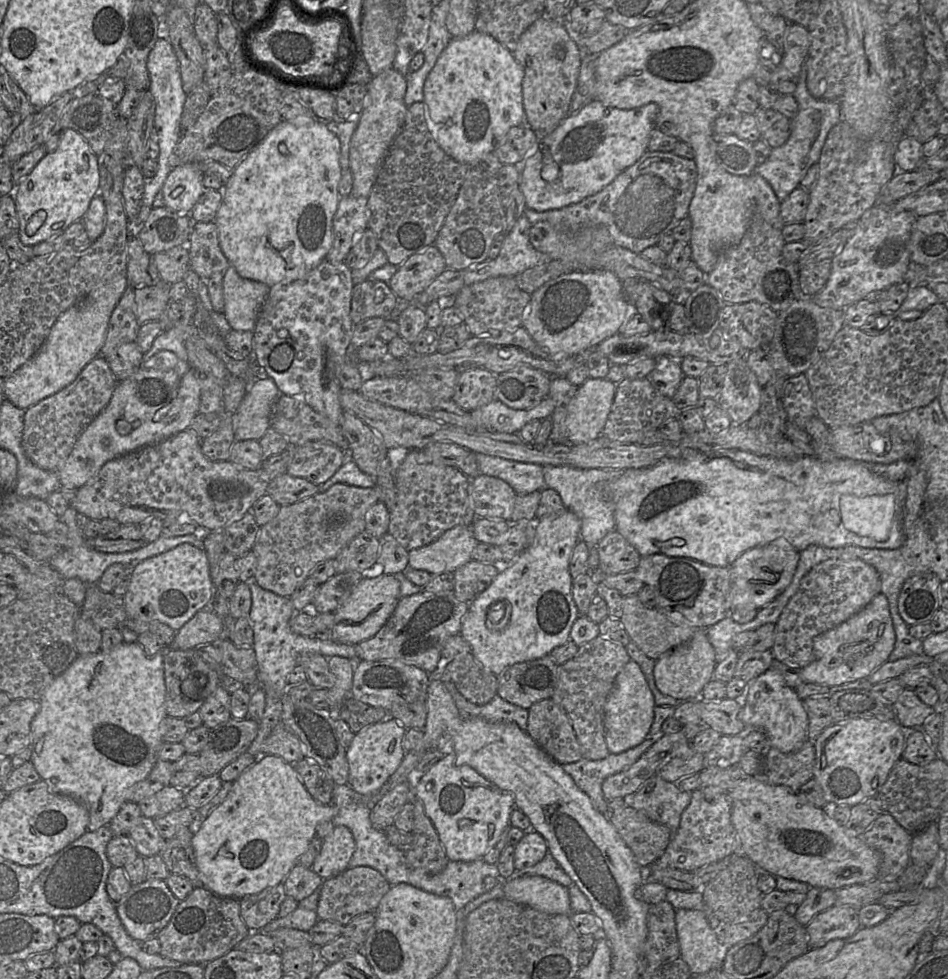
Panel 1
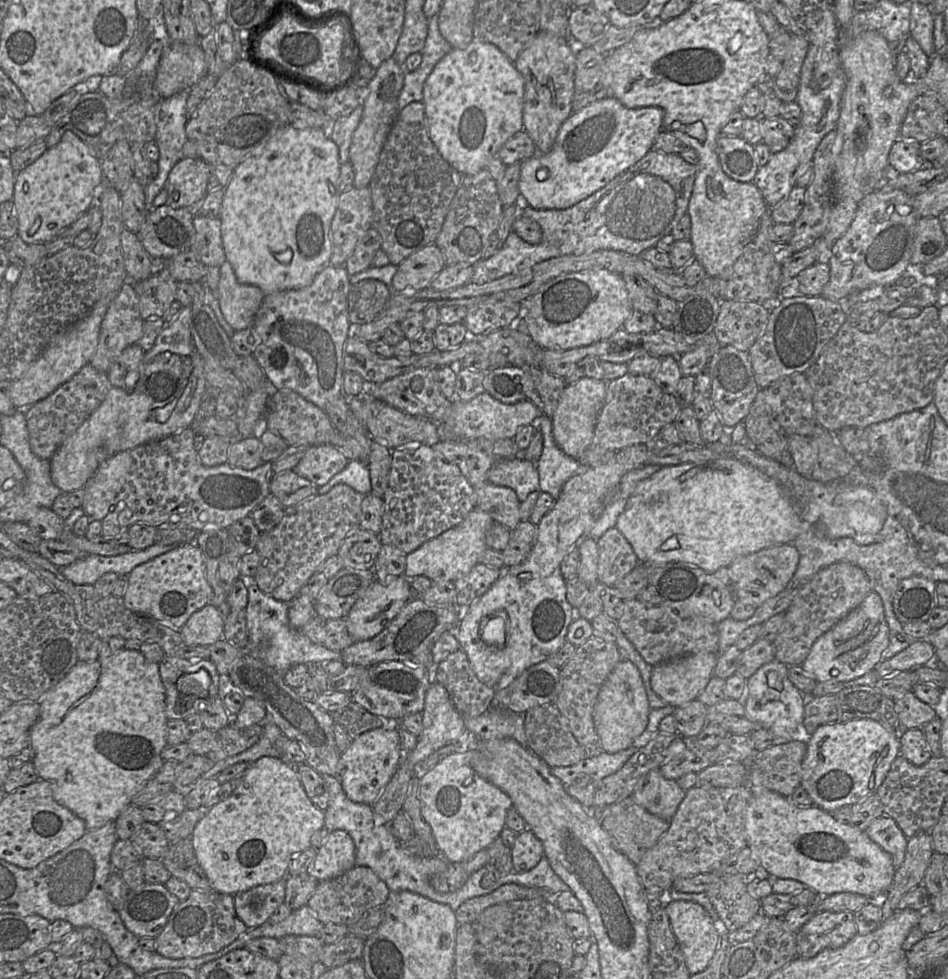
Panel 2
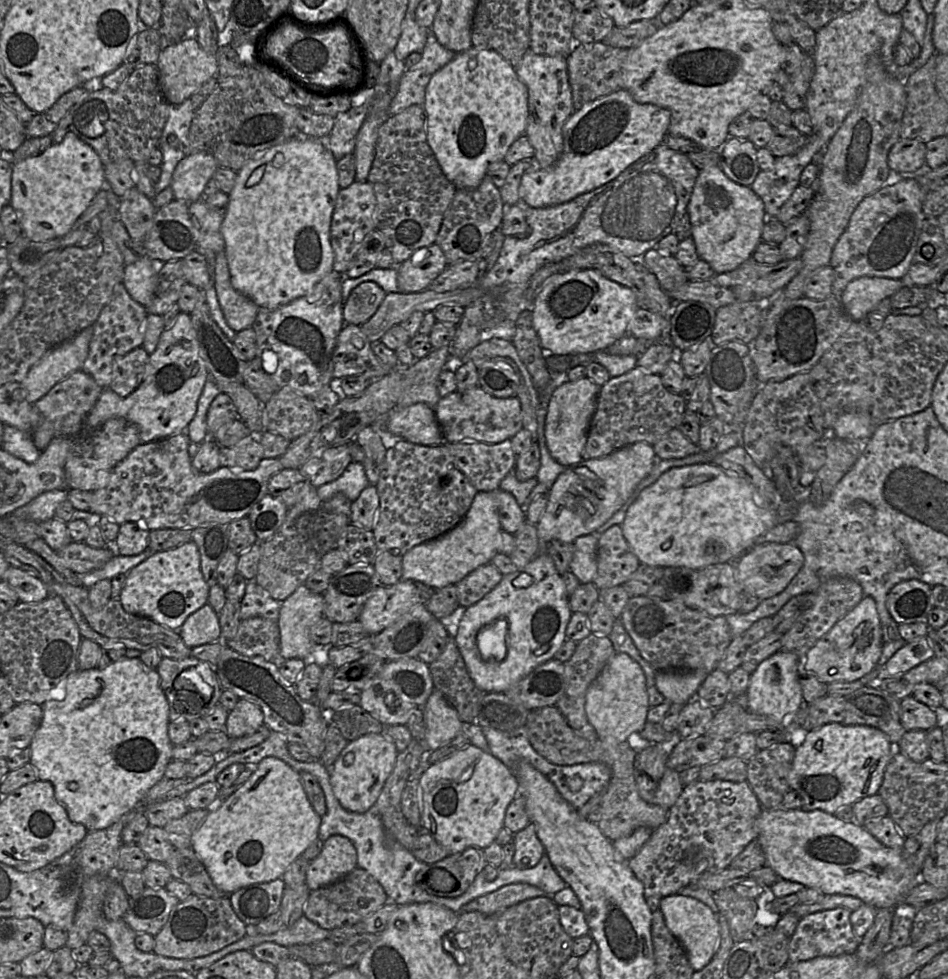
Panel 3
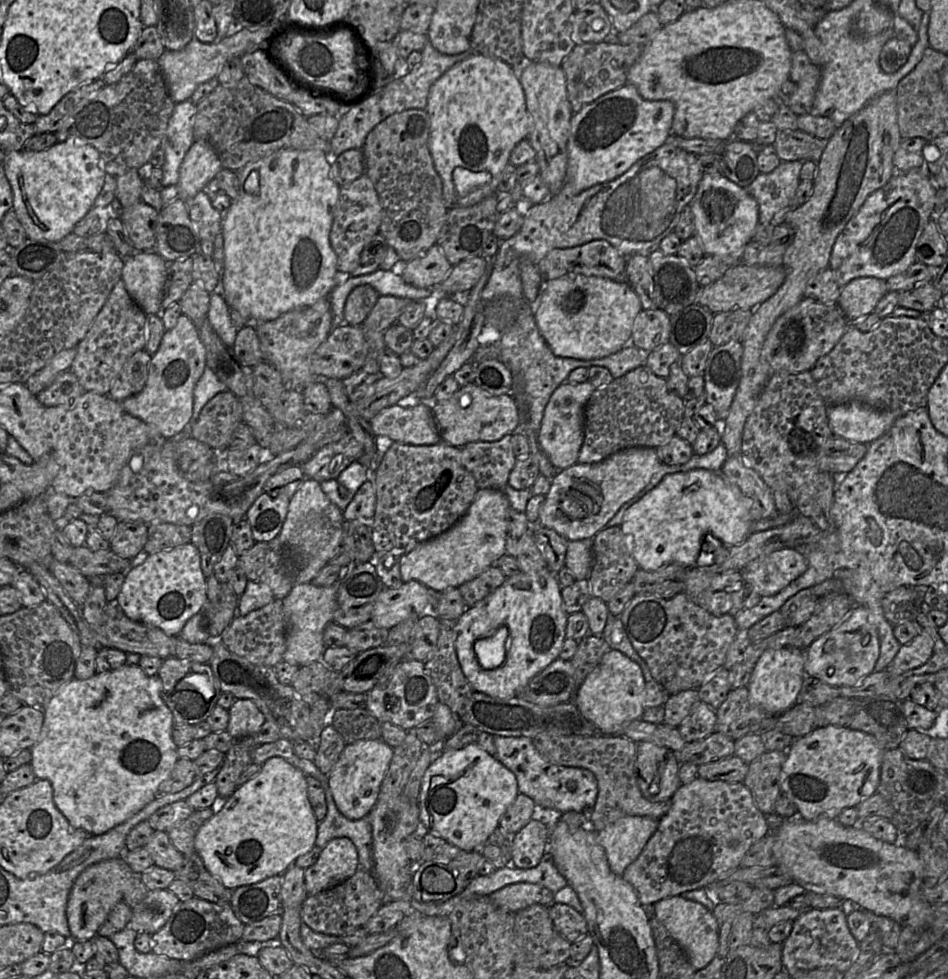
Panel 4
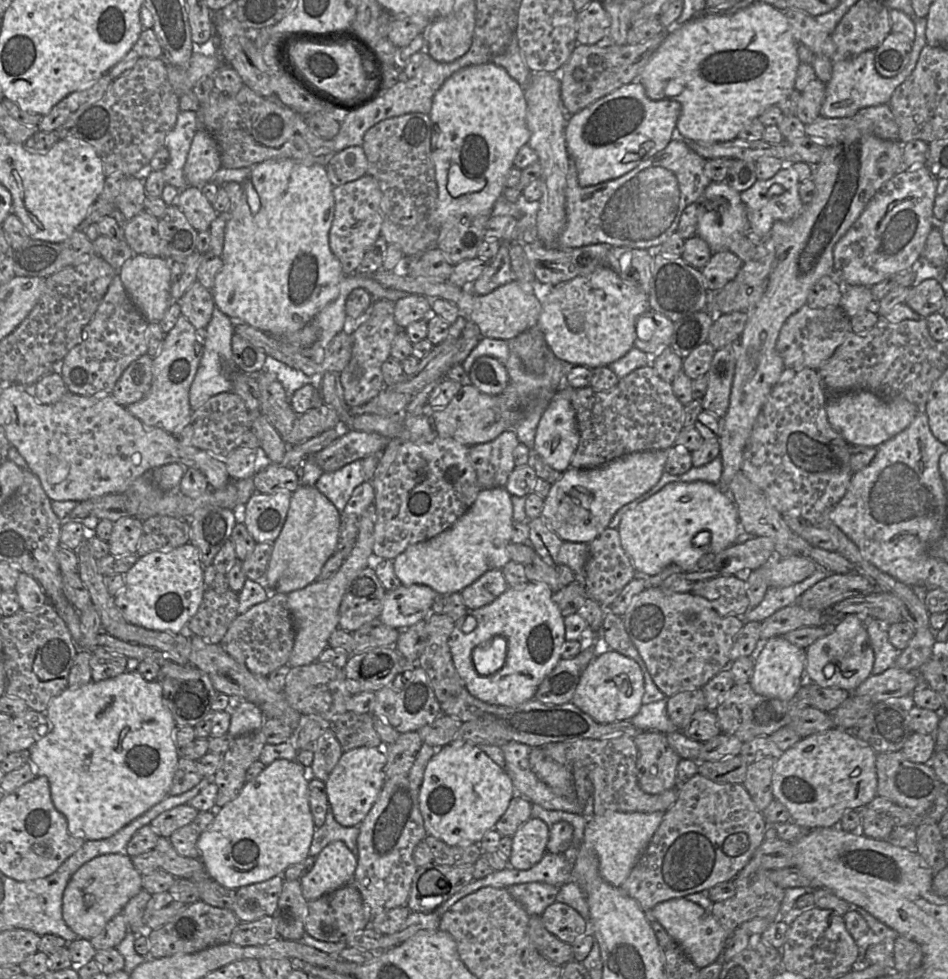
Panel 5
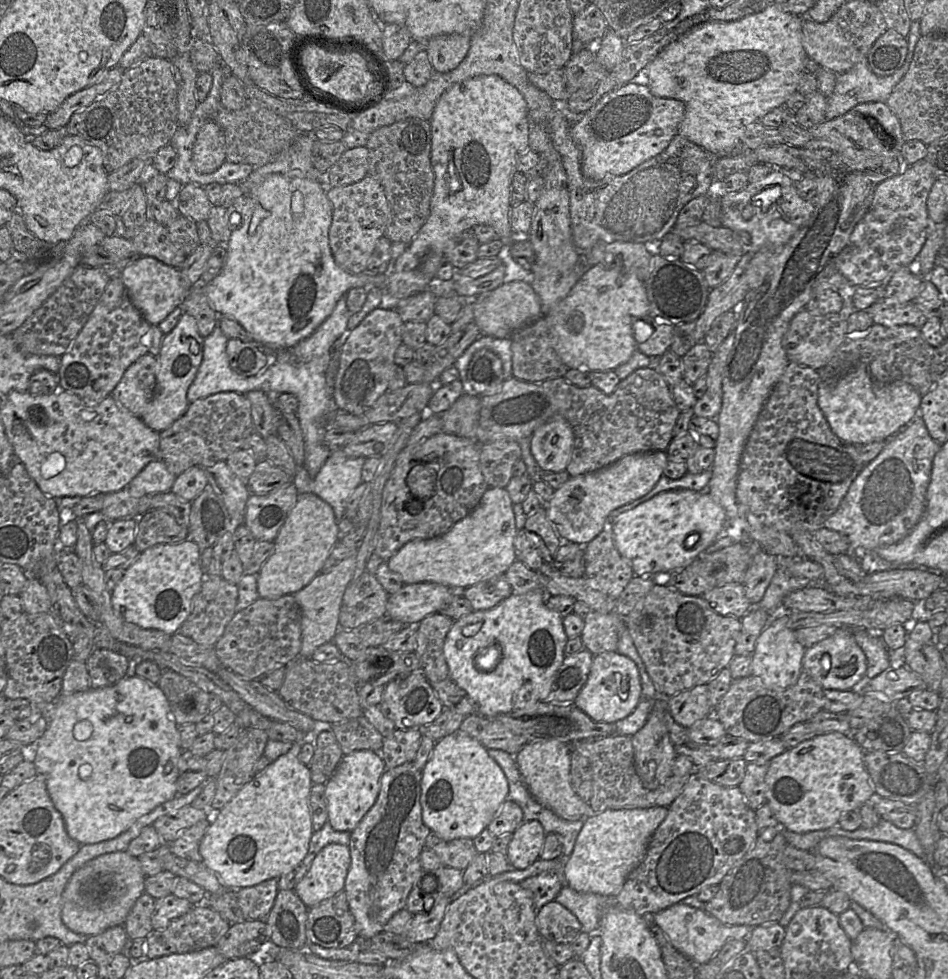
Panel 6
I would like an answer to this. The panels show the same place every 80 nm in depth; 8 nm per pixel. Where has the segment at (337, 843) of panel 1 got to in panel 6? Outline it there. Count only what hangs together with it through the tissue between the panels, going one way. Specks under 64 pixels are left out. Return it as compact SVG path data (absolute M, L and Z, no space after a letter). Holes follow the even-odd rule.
M328 844L317 854L294 891L311 908L344 890L350 864L349 846Z

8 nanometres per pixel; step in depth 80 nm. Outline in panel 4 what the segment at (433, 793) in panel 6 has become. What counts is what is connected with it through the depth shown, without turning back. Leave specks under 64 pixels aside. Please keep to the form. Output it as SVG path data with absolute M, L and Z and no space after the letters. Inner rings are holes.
M470 743L457 750L443 750L441 756L431 762L422 780L420 820L428 833L440 836L463 851L481 850L489 836L499 827L501 817L518 794L514 773L477 743Z

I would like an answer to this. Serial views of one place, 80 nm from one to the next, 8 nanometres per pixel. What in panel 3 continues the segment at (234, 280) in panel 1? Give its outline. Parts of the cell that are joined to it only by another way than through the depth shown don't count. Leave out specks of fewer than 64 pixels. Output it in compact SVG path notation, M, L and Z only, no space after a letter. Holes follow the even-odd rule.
M225 250L216 254L214 287L229 327L235 332L252 327L259 307L232 287Z

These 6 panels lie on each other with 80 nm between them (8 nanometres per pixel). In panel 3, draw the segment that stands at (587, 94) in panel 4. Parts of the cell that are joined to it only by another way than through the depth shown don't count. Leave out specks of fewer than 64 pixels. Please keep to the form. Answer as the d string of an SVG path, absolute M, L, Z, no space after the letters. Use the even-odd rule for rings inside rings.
M603 42L577 43L566 57L574 111L585 103L606 96L623 87L622 65L629 49L616 48Z

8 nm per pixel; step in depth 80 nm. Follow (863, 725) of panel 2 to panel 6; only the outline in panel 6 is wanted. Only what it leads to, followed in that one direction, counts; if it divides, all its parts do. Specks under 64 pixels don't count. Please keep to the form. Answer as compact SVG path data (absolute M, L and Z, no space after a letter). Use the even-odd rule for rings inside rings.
M830 732L803 741L774 757L768 764L765 776L766 803L771 807L781 827L799 834L826 830L838 825L847 812L858 810L863 804L872 802L876 796L864 763L864 753L850 734Z

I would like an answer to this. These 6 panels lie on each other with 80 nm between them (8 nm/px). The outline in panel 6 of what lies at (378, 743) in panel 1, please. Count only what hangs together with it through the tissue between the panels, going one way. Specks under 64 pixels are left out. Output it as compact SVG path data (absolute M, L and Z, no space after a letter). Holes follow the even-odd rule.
M356 750L343 755L325 790L328 822L337 831L352 832L376 802L380 779L386 770L380 751Z

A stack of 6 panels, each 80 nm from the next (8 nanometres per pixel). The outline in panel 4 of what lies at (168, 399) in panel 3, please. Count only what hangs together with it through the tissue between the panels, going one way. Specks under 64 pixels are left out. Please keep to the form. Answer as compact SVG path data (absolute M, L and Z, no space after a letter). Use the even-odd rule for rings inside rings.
M181 314L177 324L166 331L157 352L151 357L146 384L141 392L120 401L133 417L140 419L164 438L188 434L193 412L193 391L206 367L206 349L195 324Z

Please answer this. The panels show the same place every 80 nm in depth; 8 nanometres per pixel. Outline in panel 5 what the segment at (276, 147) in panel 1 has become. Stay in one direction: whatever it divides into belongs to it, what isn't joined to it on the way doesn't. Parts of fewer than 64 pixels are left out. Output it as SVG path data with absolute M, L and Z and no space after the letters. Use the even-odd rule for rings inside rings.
M271 159L258 163L251 168L250 180L260 199L260 209L252 213L247 201L244 186L242 197L235 210L226 215L224 247L222 253L223 266L216 275L211 294L215 306L234 322L243 322L274 337L283 337L303 329L329 303L334 301L340 292L340 285L346 275L343 273L339 260L333 255L329 247L329 231L334 217L334 186L329 181L325 166L319 164L304 165L291 159Z

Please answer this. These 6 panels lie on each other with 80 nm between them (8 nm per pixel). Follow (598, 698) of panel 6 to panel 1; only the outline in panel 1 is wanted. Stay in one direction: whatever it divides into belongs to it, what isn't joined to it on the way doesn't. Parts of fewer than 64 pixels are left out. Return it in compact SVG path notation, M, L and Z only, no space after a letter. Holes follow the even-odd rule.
M630 660L616 676L604 706L604 730L609 752L620 754L643 742L654 720L655 701L640 666Z

